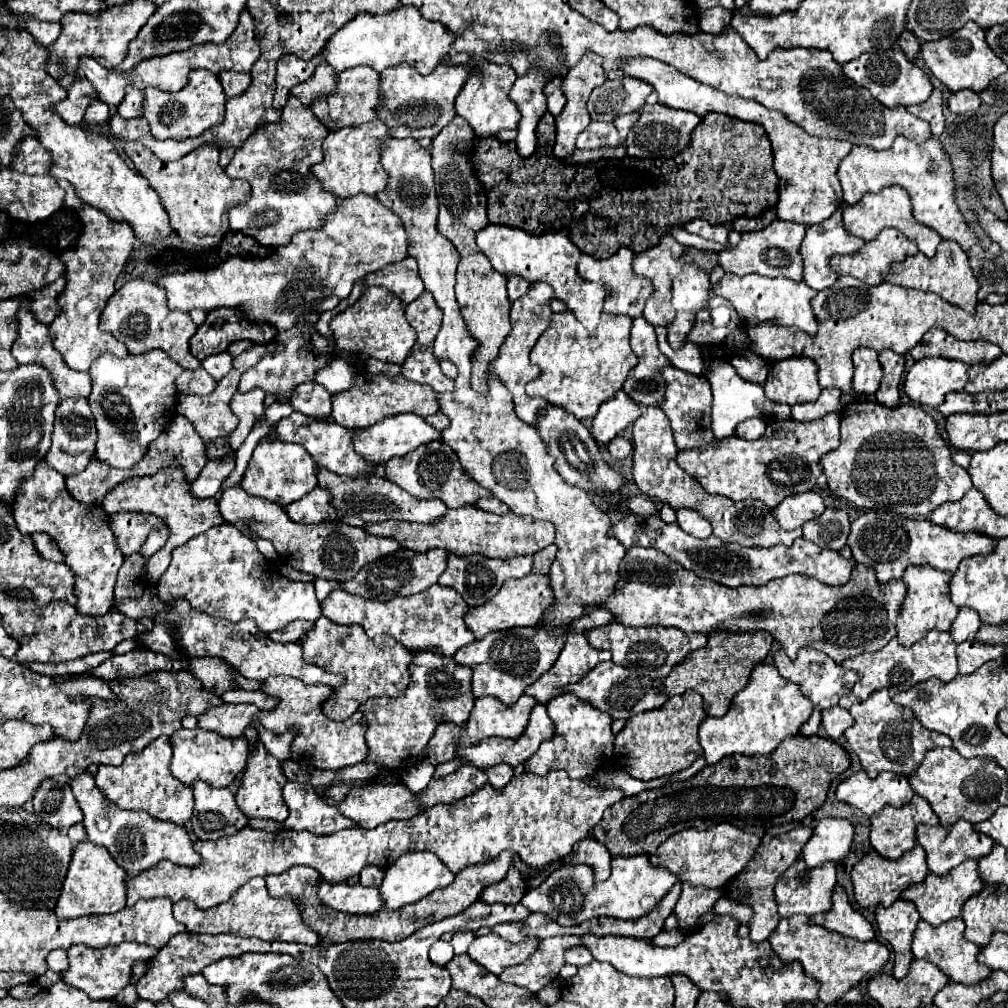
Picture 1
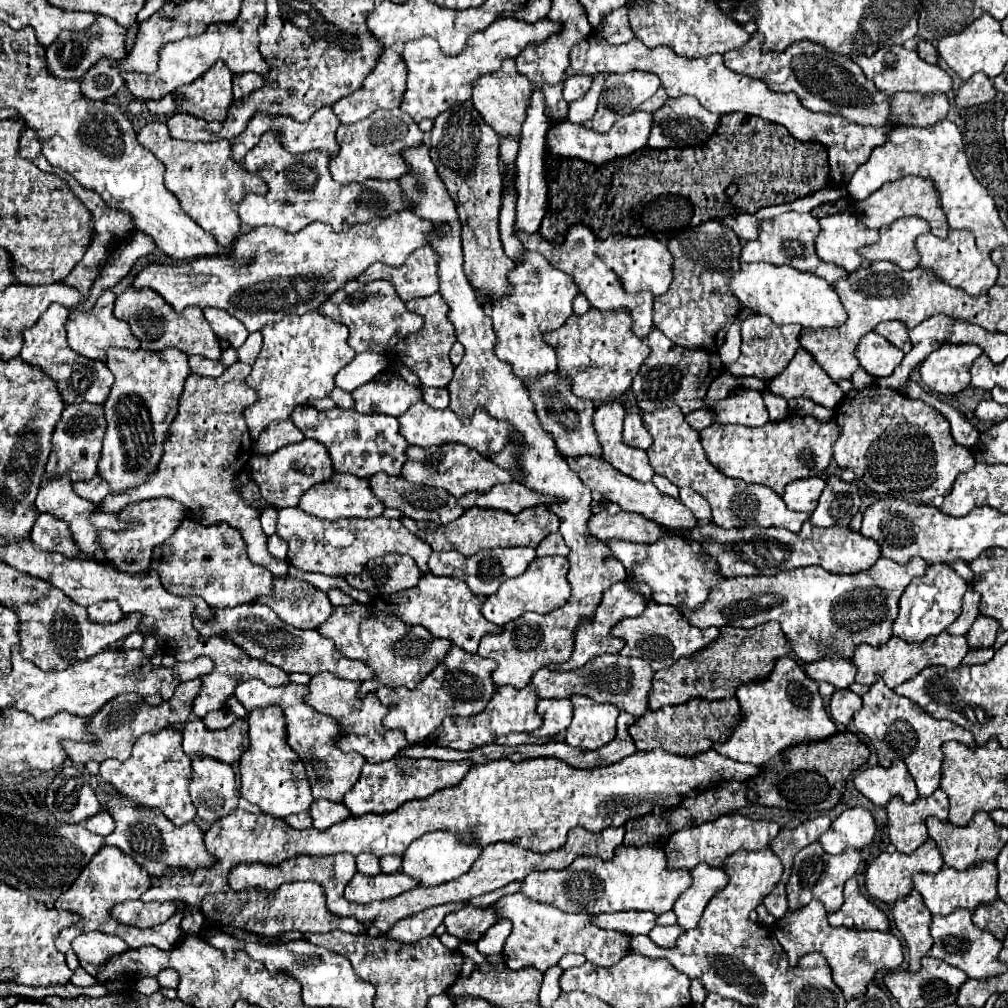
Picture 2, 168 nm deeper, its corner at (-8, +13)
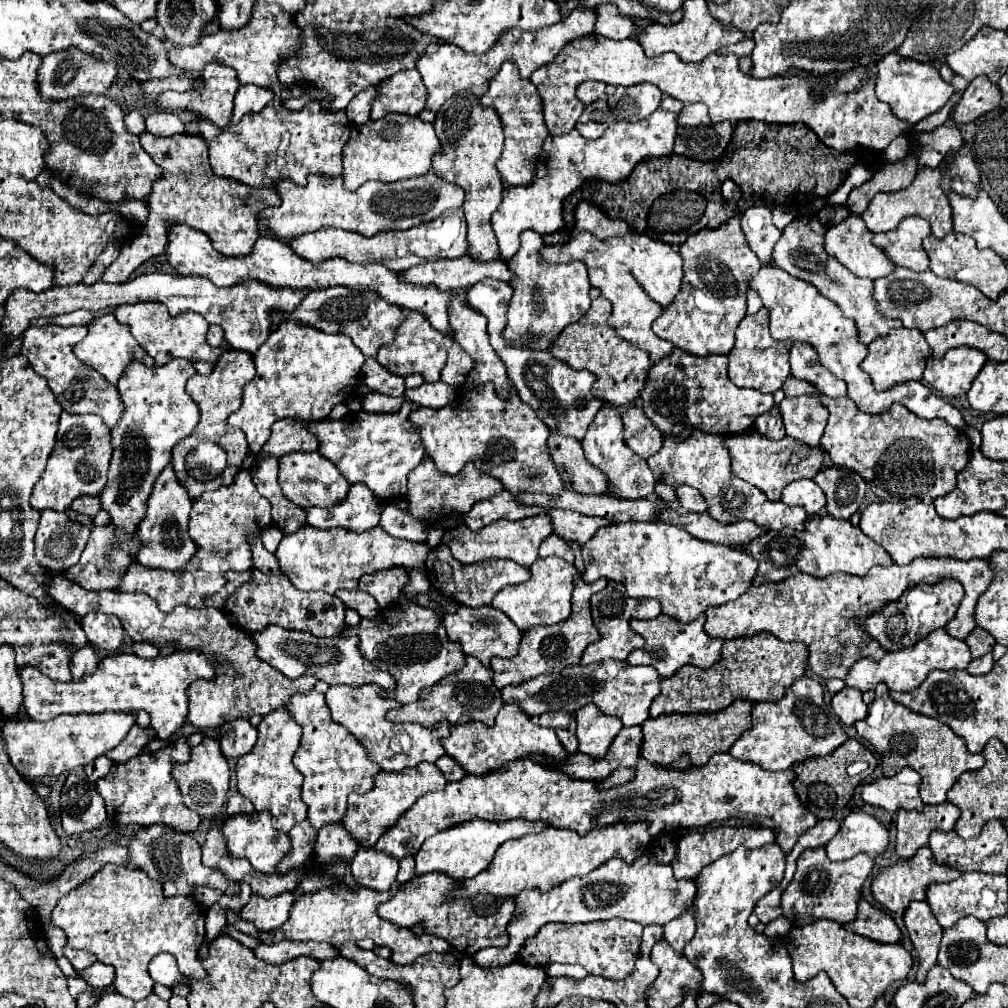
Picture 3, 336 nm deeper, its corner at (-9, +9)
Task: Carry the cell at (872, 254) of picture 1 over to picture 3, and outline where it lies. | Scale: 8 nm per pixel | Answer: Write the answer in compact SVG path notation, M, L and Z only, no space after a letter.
M918 216L904 218L894 230L884 234L874 234L872 242L890 254L888 258L896 266L904 266L916 272L926 272L930 268L928 254L922 248L922 240L930 236L928 220Z

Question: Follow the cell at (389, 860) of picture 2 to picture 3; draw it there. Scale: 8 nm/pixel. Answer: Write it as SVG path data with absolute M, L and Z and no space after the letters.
M414 856L402 858L402 860L400 860L400 872L398 872L396 882L398 882L398 884L404 884L404 882L408 882L408 880L414 878L414 876L416 876L416 874L414 874Z

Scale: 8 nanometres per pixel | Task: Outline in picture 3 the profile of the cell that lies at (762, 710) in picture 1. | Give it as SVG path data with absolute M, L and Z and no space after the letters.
M804 676L788 688L782 700L754 704L752 728L734 742L730 754L738 760L756 762L764 770L788 770L808 758L834 752L846 740L848 736L840 720L826 712L822 684L812 676Z

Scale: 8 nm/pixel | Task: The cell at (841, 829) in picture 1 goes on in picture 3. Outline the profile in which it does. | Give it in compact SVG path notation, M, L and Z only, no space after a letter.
M852 812L842 820L838 834L826 844L826 854L832 862L848 860L860 852L876 858L888 846L888 830L874 816Z

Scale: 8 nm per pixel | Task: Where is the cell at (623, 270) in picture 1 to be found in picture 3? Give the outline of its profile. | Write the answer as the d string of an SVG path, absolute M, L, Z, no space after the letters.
M626 234L620 238L608 238L604 240L608 252L612 254L612 258L622 264L628 272L634 274L634 278L640 282L640 286L646 290L646 294L656 300L660 306L668 306L676 294L680 292L682 286L682 256L666 242L662 240L654 240L648 238L646 234Z

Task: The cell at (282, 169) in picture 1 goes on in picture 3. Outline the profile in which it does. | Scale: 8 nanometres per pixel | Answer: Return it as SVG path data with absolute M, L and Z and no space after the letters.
M434 172L390 184L366 182L356 192L346 190L342 178L314 174L308 178L306 186L296 186L290 180L278 182L278 194L282 204L278 208L266 208L260 214L260 220L266 220L268 228L278 238L296 238L298 234L320 228L342 228L370 238L384 230L408 230L410 226L430 222L448 210L460 208L464 202L464 190Z

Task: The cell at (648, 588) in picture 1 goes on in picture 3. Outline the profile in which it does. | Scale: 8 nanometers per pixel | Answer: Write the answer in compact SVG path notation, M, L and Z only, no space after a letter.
M916 558L914 562L910 562L908 566L874 566L868 574L864 576L854 576L854 574L828 574L826 578L814 578L808 574L790 574L790 578L782 580L782 582L764 582L760 586L750 586L740 598L726 602L722 606L710 608L706 610L706 632L712 638L722 638L722 640L732 640L732 638L744 638L744 636L754 636L760 632L770 632L776 638L784 640L784 642L804 642L810 650L810 658L808 658L808 666L814 674L818 674L824 680L830 678L840 678L844 680L850 666L860 660L860 658L874 658L874 660L882 660L884 656L884 648L870 638L862 628L860 628L860 620L874 610L880 610L882 606L886 606L892 600L898 600L908 588L918 586L918 584L936 584L944 578L952 578L958 580L964 586L965 595L960 602L959 608L952 622L946 626L950 636L956 636L960 640L964 640L974 628L974 610L978 604L978 598L986 592L986 588L990 586L994 574L988 566L988 560L956 560L956 558Z

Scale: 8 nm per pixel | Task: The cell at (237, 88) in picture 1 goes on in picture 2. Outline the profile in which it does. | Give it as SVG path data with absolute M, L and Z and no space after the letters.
M235 74L233 76L233 96L243 98L249 96L253 90L261 88L265 82L259 74Z

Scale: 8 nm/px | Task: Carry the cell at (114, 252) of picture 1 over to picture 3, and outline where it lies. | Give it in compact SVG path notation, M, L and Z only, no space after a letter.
M104 314L104 316L100 316L100 318L92 320L92 322L88 324L88 336L74 346L74 354L76 354L86 366L90 366L90 368L94 368L96 372L100 372L100 374L106 378L106 382L110 382L110 384L114 384L114 386L118 384L118 380L122 378L124 370L126 370L134 360L140 360L140 362L144 362L144 364L150 366L150 368L156 364L156 362L142 350L142 346L138 346L138 342L134 340L134 336L130 334L128 326L120 324L120 322L114 318L114 314Z

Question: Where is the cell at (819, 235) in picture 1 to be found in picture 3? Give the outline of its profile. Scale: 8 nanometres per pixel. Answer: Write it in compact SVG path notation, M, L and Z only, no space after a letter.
M852 214L846 220L842 220L840 224L834 224L834 226L828 228L824 248L826 248L826 252L830 256L838 258L838 262L844 264L852 274L878 280L878 278L884 278L884 276L888 276L888 274L894 272L894 262L890 262L890 258L878 246L872 244L872 236L874 234L866 228L864 220L860 216Z

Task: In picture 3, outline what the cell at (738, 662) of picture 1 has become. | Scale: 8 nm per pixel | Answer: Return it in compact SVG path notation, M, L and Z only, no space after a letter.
M756 634L752 638L724 640L722 660L708 670L696 666L682 666L672 678L662 680L662 692L650 706L650 716L662 714L698 714L718 712L734 700L776 702L784 698L794 680L802 678L808 666L808 650L802 642L782 642L772 634Z

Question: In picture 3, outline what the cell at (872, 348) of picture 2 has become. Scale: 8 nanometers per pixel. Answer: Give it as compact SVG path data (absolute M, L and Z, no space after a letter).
M898 328L890 330L888 336L876 338L868 346L868 356L860 364L862 370L872 378L874 388L878 392L890 390L896 384L904 384L910 380L922 380L922 372L926 368L926 362L932 358L930 348L926 344L926 338L920 330L908 330L908 328Z

